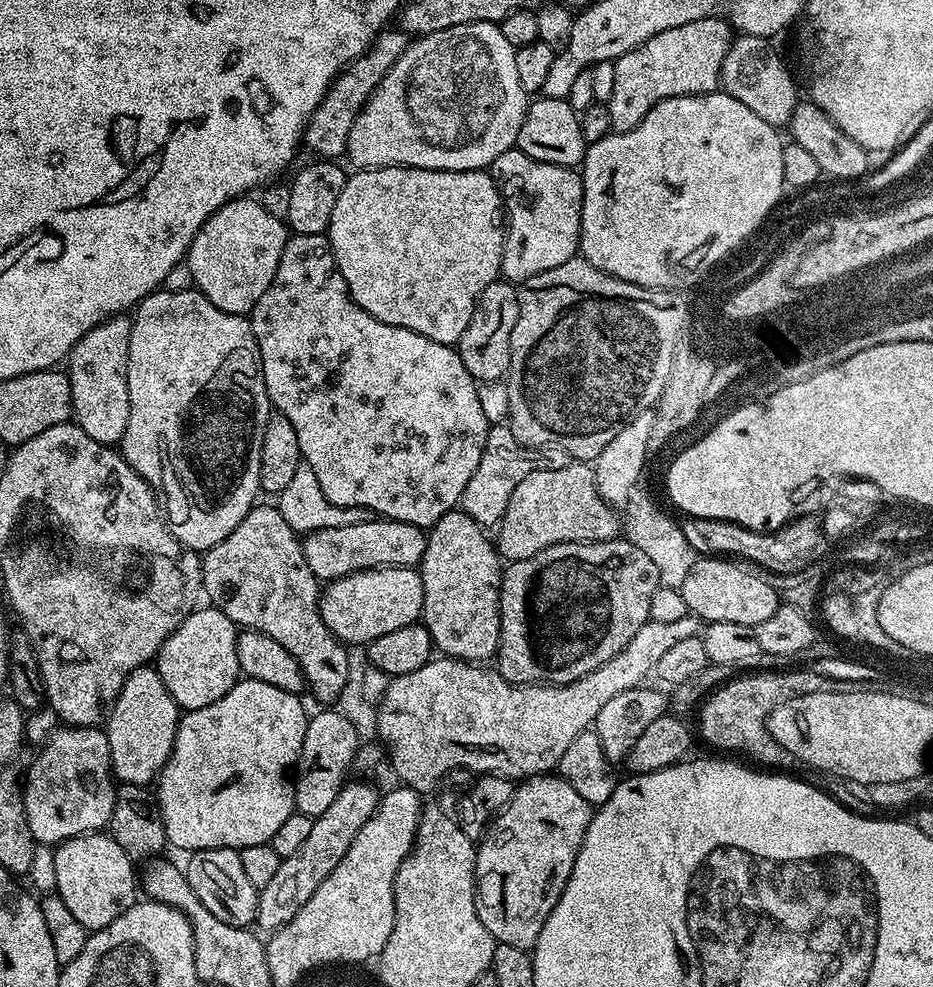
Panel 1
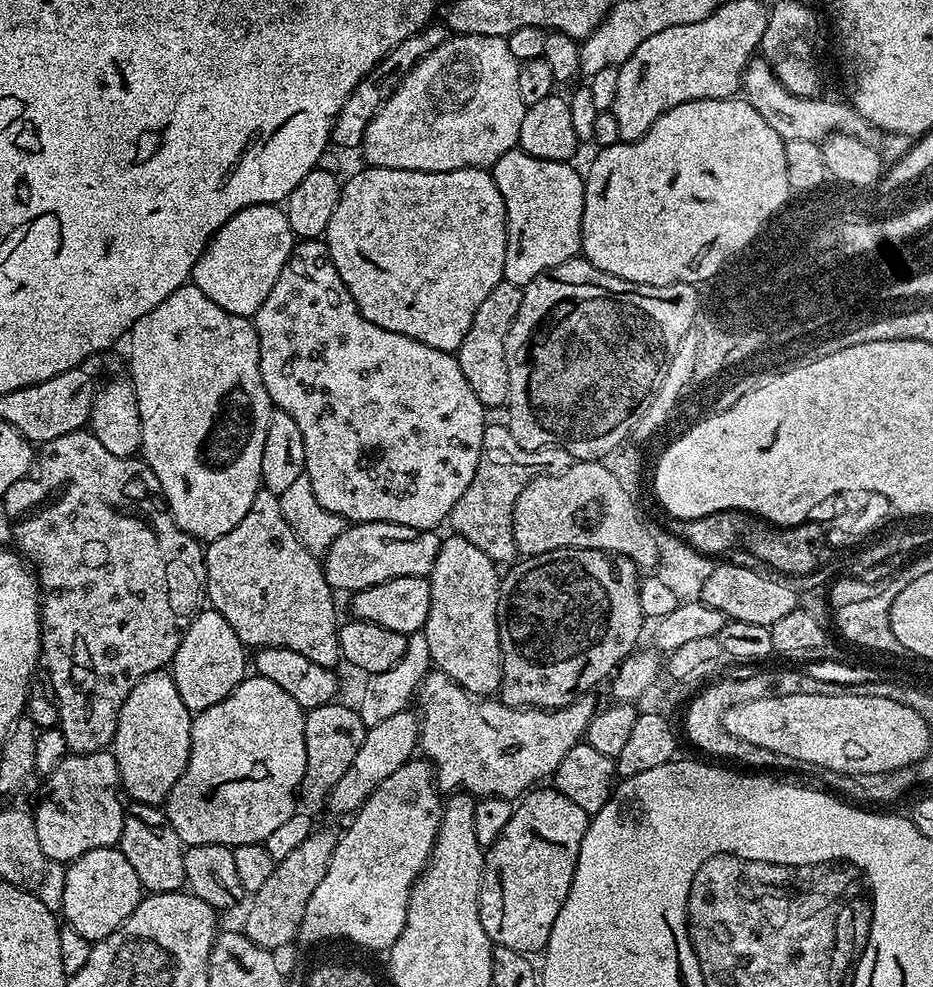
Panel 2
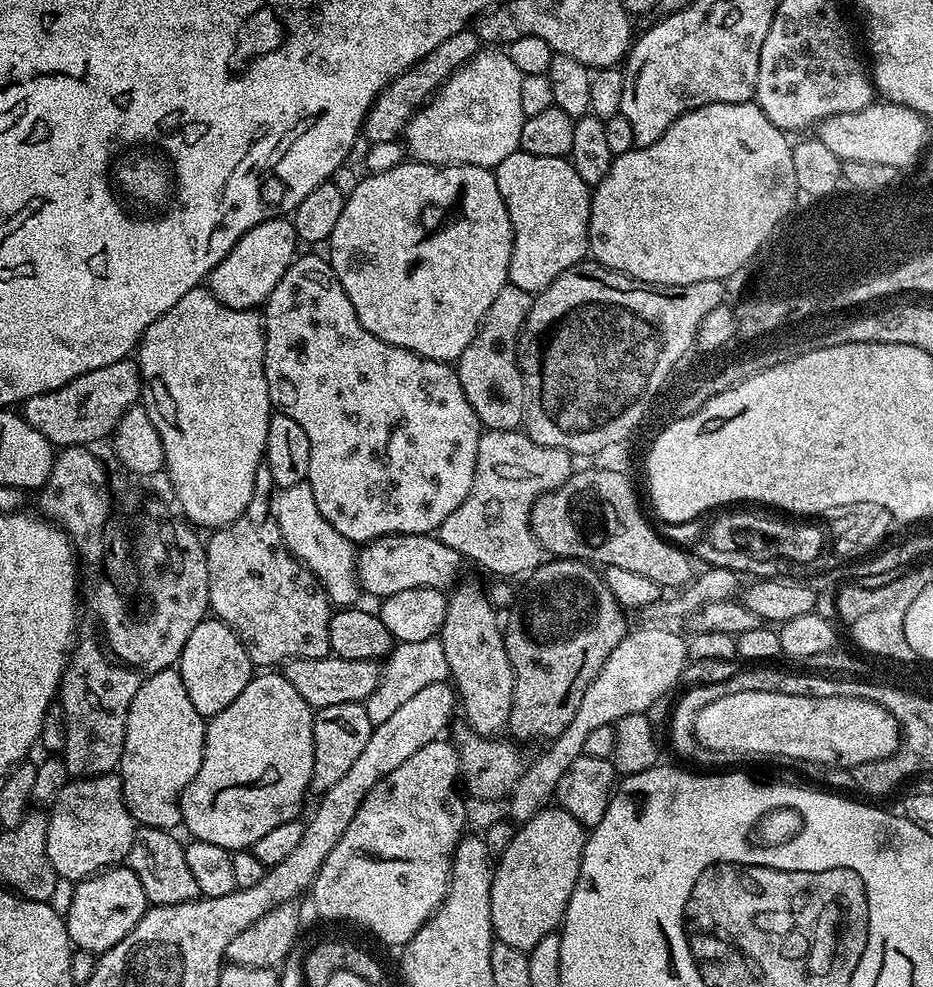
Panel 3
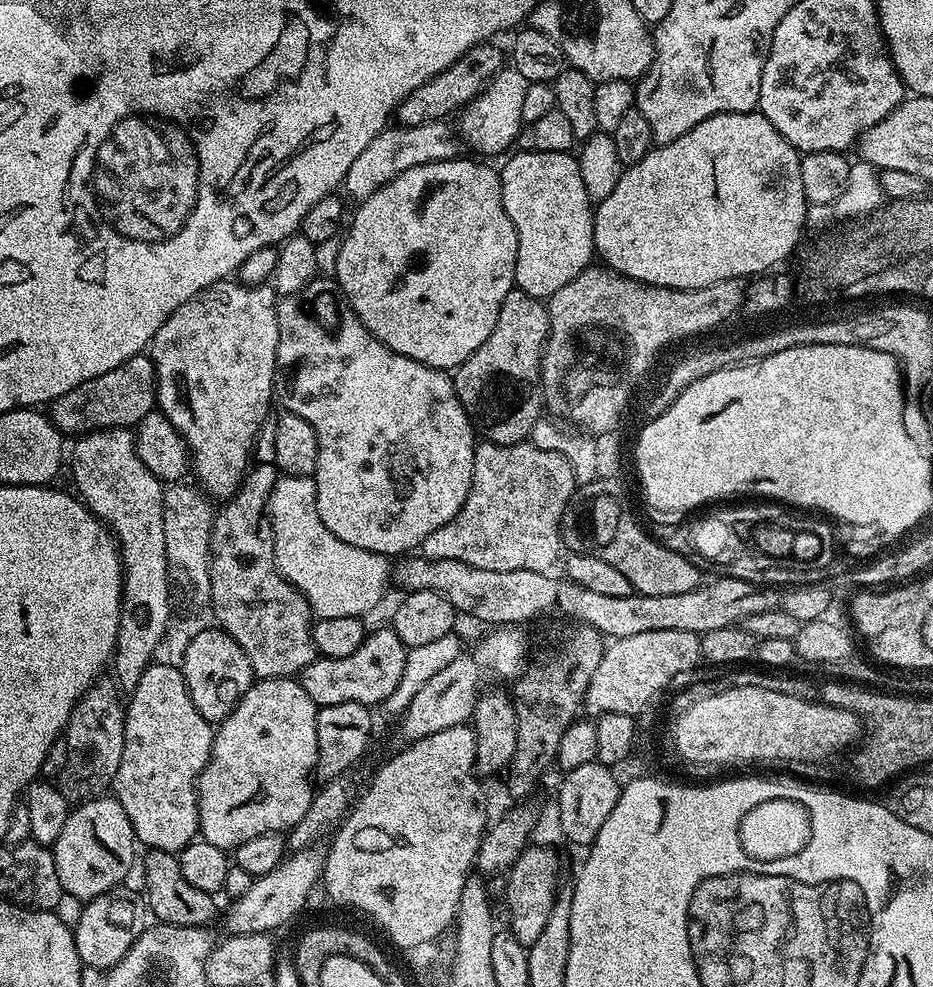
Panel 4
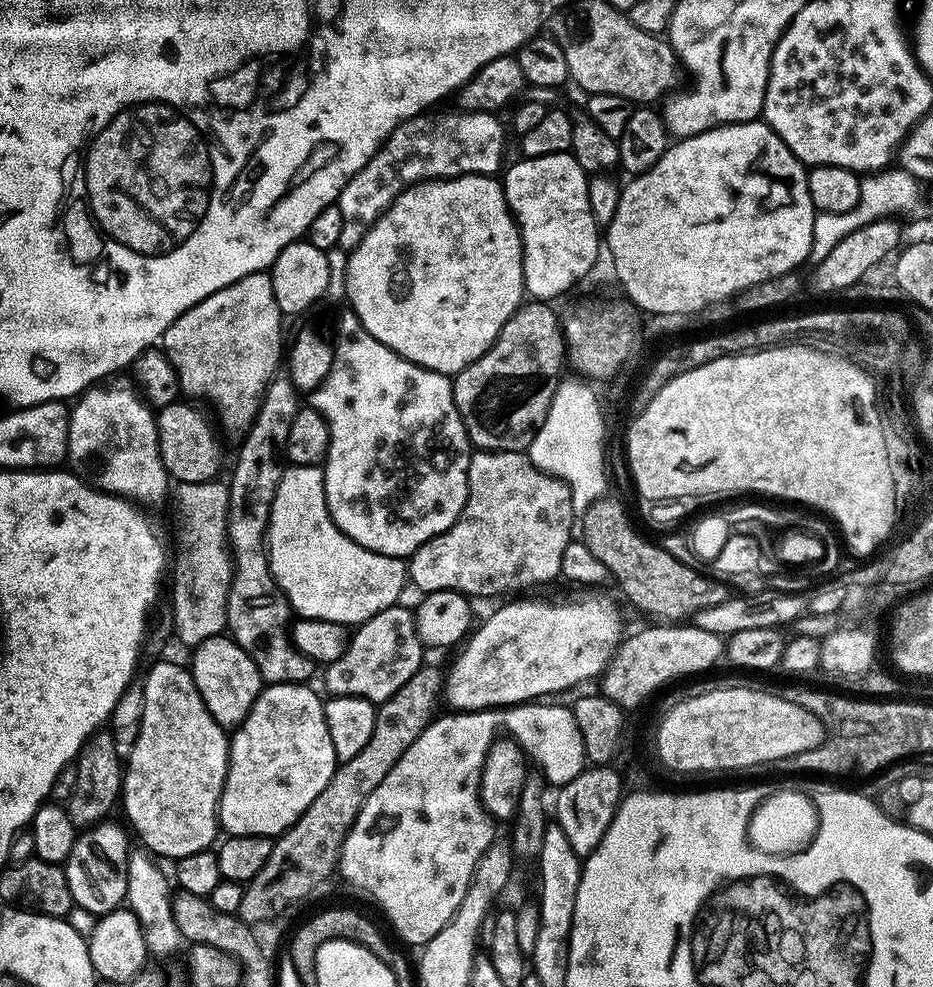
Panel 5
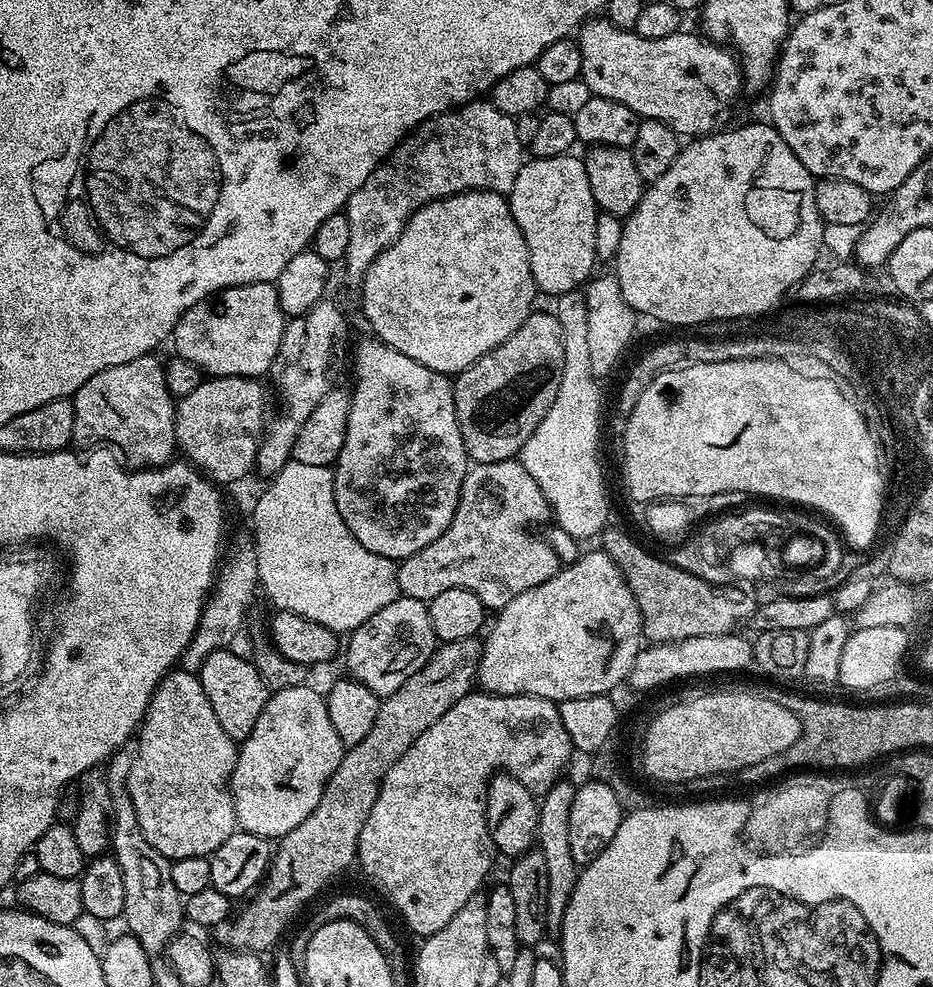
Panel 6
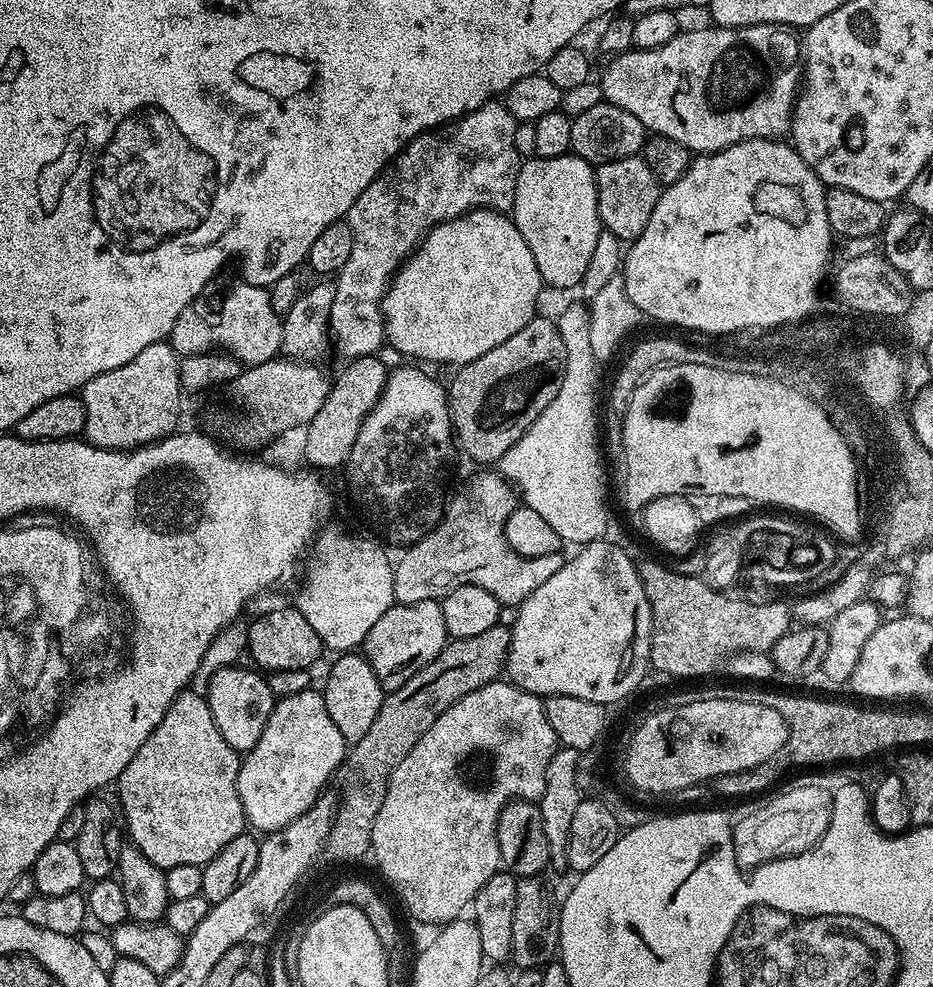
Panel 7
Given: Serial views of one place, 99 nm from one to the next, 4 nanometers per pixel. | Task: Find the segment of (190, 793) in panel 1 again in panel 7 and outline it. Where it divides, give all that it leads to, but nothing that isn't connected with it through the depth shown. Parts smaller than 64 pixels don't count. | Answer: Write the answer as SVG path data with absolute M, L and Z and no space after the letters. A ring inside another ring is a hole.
M309 690L281 696L272 708L270 722L266 722L266 730L262 730L262 738L241 759L236 789L238 798L244 807L244 819L249 825L257 828L260 834L267 834L293 823L309 808L317 803L320 791L328 779L337 775L338 769L346 759L346 745L338 726L330 719L326 711L324 693L320 690Z

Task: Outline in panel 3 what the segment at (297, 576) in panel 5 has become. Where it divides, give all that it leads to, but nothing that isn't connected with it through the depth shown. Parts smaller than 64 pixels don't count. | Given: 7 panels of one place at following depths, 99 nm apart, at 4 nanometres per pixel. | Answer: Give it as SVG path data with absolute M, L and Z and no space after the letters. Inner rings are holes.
M307 480L298 486L276 488L272 497L272 519L278 526L292 557L306 565L318 578L326 590L328 599L336 606L352 606L357 603L356 595L361 595L360 581L356 578L357 549L352 541L342 538L314 502L314 490L310 490Z

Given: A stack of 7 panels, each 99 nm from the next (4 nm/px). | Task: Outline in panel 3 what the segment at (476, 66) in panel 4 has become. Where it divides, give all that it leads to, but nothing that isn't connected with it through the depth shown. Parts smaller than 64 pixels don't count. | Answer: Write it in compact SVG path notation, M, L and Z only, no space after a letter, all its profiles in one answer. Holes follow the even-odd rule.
M475 31L459 32L446 38L446 42L442 42L442 46L438 46L438 50L426 54L426 58L422 58L417 64L410 66L399 78L391 80L378 94L378 98L372 103L366 114L362 129L363 139L365 141L368 139L369 145L390 142L391 140L399 141L413 114L419 108L424 107L435 96L440 85L445 84L448 77L481 51L481 48L482 41Z

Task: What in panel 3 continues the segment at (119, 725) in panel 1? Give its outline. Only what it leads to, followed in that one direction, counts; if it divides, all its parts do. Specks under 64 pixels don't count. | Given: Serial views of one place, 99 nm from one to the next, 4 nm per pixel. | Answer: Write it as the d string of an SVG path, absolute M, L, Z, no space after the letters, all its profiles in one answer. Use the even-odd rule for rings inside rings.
M175 667L142 682L134 702L130 702L118 769L128 813L137 825L172 830L181 823L180 795L202 766L205 727L205 717L194 710L194 702L190 702Z

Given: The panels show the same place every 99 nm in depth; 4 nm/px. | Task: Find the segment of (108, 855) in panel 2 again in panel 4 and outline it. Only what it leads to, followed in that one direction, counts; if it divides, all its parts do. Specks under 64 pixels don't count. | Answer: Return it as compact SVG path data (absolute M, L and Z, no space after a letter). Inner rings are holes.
M117 886L85 903L82 918L78 918L74 929L81 965L101 970L110 969L128 953L130 946L134 946L146 927L146 904L141 893L137 892L131 892L128 886Z

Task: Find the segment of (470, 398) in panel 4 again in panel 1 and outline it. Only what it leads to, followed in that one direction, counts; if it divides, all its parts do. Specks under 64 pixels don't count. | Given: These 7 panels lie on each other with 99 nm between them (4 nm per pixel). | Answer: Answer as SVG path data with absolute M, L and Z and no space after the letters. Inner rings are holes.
M498 278L478 298L474 314L470 314L470 326L462 330L458 351L466 370L473 380L503 381L508 375L510 366L510 334L518 322L518 288L515 283Z

